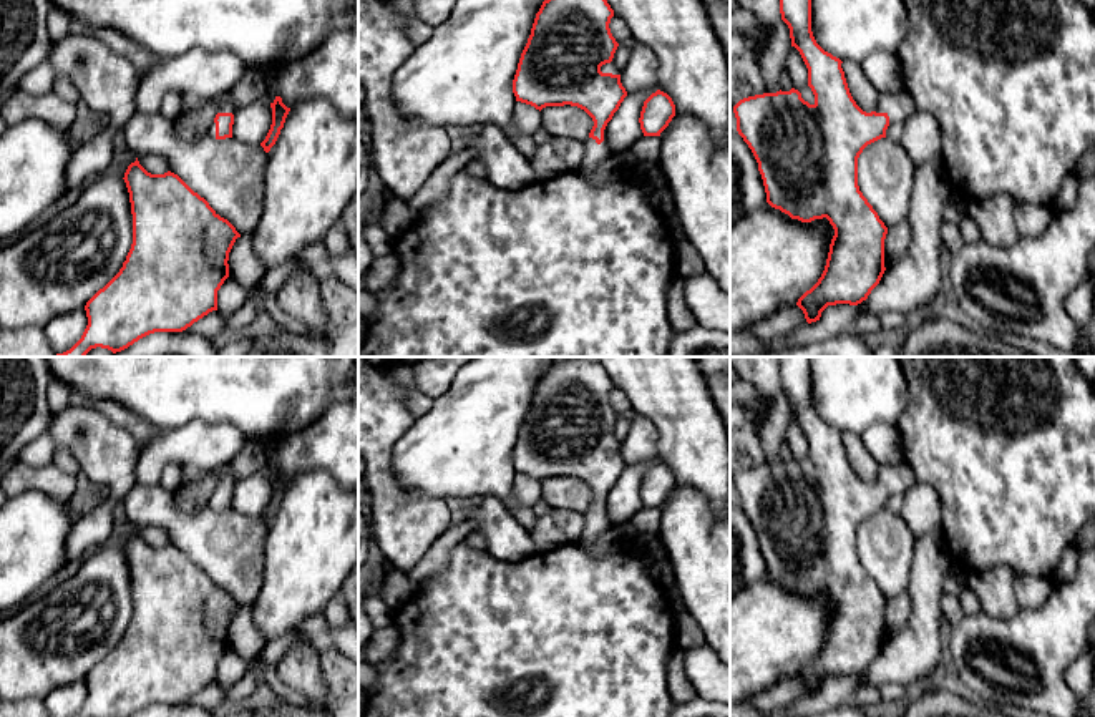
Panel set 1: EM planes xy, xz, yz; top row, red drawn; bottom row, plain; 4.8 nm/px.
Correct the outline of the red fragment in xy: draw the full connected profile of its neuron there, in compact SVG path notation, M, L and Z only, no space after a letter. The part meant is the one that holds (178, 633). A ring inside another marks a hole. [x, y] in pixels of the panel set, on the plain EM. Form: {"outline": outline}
{"outline": "M138 533L124 544L133 586L133 616L119 644L85 677L88 697L75 717L133 717L154 704L182 704L212 682L217 662L229 649L229 624L241 606L178 546L148 544Z"}

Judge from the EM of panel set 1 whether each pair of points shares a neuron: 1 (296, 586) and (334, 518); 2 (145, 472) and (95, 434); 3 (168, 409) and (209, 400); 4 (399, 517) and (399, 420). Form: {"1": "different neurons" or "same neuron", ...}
{"1": "same neuron", "2": "different neurons", "3": "same neuron", "4": "same neuron"}

